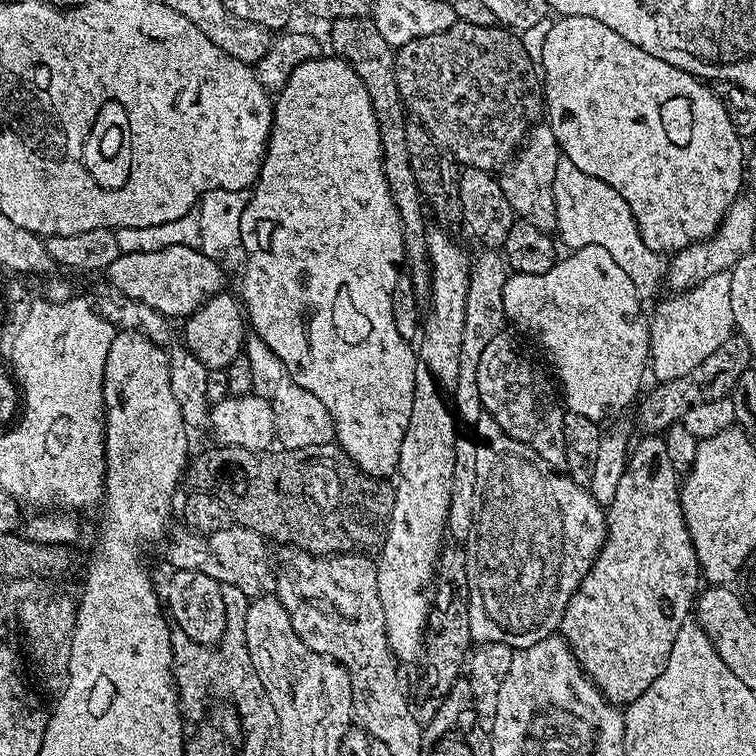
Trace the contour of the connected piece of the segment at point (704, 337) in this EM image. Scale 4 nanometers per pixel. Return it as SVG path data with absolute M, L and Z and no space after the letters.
M710 274L693 288L664 300L656 308L656 313L650 316L650 331L652 343L650 345L650 372L656 375L657 381L679 378L689 373L694 366L705 362L706 358L718 350L722 342L734 335L734 310L730 310L730 275Z

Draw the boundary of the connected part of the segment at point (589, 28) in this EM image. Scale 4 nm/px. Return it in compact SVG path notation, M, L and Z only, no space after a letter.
M560 16L552 20L550 34L546 34L546 42L542 42L542 58L538 61L538 68L542 73L544 85L546 123L554 130L554 138L558 138L563 159L574 162L574 166L606 182L614 190L618 190L618 194L622 194L626 206L630 206L642 241L650 250L661 254L675 254L686 246L715 234L718 226L724 221L729 206L741 195L740 187L742 189L745 187L746 148L740 145L743 144L742 138L730 122L723 102L705 81L678 70L678 66L670 66L670 62L662 62L662 58L654 58L654 54L646 54L642 46L626 42L622 34L610 30L610 26L602 26L598 18L585 16Z

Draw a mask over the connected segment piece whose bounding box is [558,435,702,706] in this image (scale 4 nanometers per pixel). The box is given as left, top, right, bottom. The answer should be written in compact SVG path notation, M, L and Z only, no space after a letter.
M641 435L640 441L635 441L631 449L628 465L618 482L618 491L614 494L614 502L607 505L606 519L608 522L608 537L604 539L602 550L592 561L590 570L582 578L578 590L570 598L566 610L562 614L558 632L570 646L576 661L580 663L580 668L592 680L594 685L610 703L617 706L627 706L633 704L662 674L666 662L670 658L670 650L674 650L674 638L678 638L678 630L689 623L690 613L693 611L698 593L702 588L702 577L700 574L700 563L694 550L694 542L688 533L688 527L684 521L684 511L680 505L680 489L678 487L678 474L674 470L674 462L670 462L670 454L666 454L666 442L663 435Z

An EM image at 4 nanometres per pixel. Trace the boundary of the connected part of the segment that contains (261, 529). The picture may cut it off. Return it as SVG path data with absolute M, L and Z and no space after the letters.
M331 442L324 445L306 446L305 449L283 449L283 450L265 450L261 453L251 452L245 448L239 448L233 444L227 446L211 446L205 452L200 452L196 457L189 459L186 464L186 480L189 480L196 490L211 490L215 495L221 497L224 502L224 508L229 517L237 525L248 527L256 531L258 535L263 536L268 542L277 540L280 544L293 544L293 549L307 552L309 556L334 556L346 552L363 553L365 550L379 549L384 543L384 535L388 533L388 523L392 520L392 511L394 510L394 498L396 497L395 487L387 479L371 476L363 472L350 457L344 453L344 449L339 444Z

